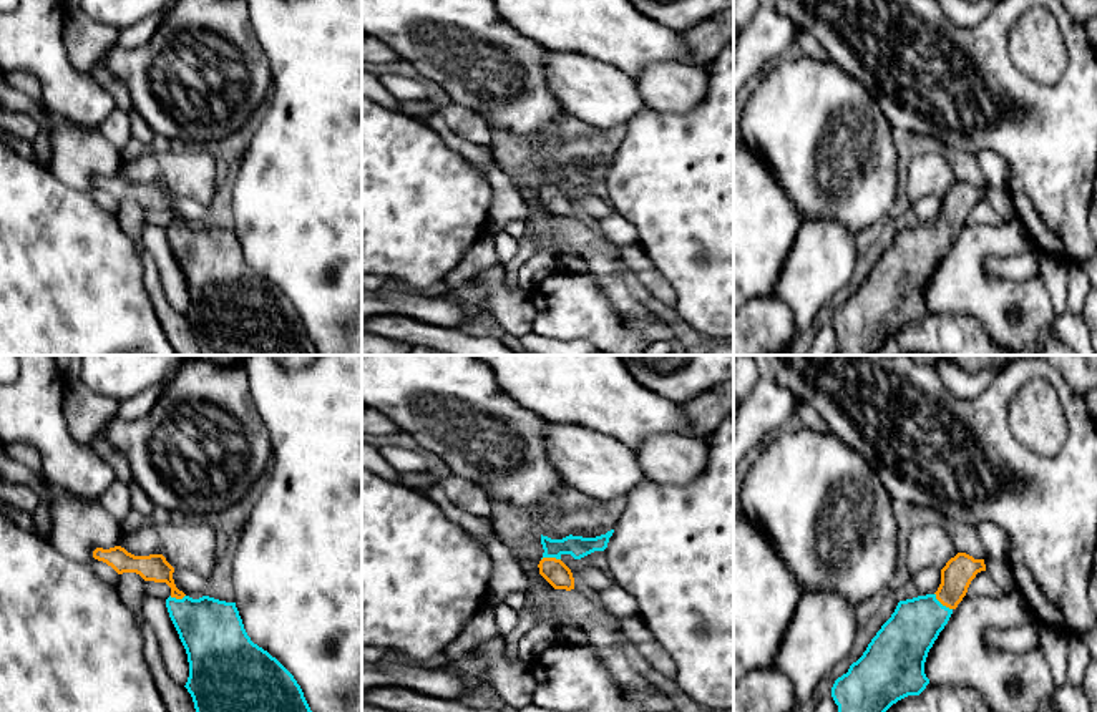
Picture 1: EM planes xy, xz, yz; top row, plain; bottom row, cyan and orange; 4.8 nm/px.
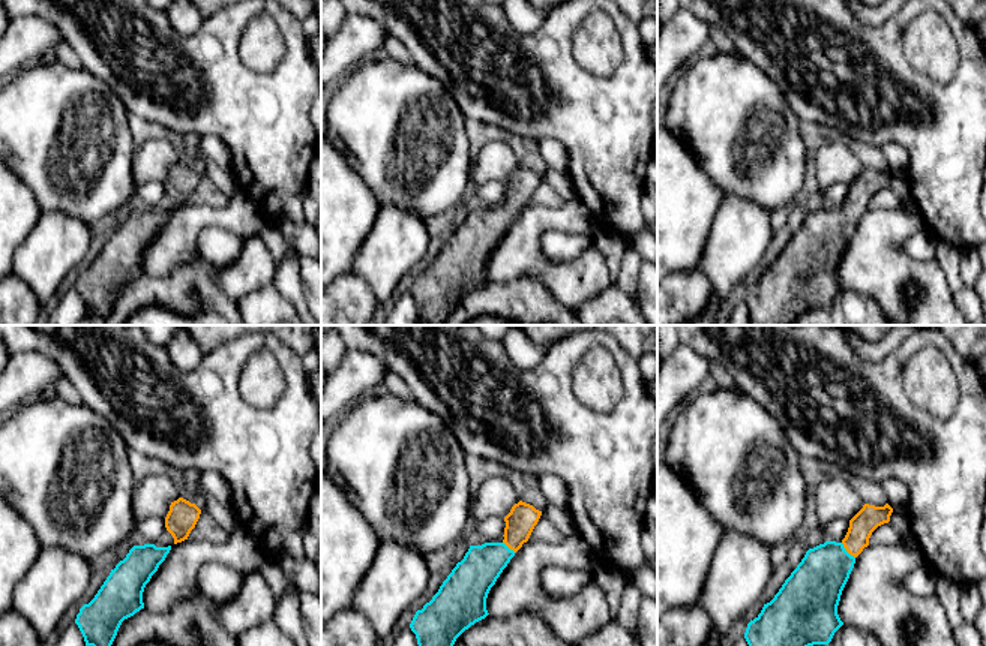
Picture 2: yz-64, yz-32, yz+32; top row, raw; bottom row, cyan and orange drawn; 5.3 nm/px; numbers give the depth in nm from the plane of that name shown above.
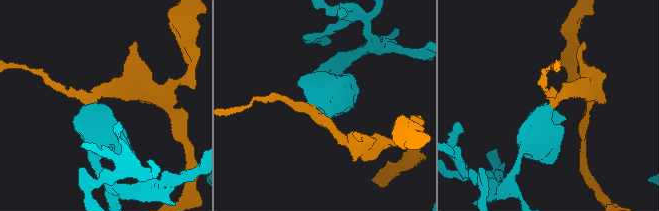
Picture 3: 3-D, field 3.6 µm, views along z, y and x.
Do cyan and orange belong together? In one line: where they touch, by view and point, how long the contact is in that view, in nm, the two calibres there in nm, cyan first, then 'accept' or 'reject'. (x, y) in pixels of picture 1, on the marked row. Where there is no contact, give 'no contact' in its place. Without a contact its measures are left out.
meets cyan in yz at (940, 603); contact 120 nm long; 260 nm thick on the cyan side, 150 nm on the other; accept

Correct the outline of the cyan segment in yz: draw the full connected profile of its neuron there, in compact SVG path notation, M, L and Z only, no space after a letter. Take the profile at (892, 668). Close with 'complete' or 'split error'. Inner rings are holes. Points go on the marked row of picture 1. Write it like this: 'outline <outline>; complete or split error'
outline M958 553L941 569L941 584L934 594L900 601L863 656L850 666L846 674L835 680L831 697L838 712L886 712L898 700L919 695L929 684L924 674L928 652L966 596L971 581L981 571L986 571L984 559Z; split error

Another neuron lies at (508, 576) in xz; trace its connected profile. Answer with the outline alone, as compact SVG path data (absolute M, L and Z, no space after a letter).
M428 471L400 473L398 483L413 488L438 505L443 513L465 528L471 536L486 541L485 549L493 561L493 574L488 586L485 604L495 607L505 602L509 593L528 593L528 576L519 559L511 553L508 543L501 541L483 518L473 516L456 508L446 496L438 478Z

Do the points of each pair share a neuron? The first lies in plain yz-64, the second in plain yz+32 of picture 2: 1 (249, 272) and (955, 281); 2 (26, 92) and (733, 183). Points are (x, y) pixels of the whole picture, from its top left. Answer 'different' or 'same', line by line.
1: different
2: same

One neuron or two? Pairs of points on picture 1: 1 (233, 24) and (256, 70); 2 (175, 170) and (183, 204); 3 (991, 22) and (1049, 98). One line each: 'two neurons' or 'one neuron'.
1: one neuron
2: two neurons
3: one neuron

